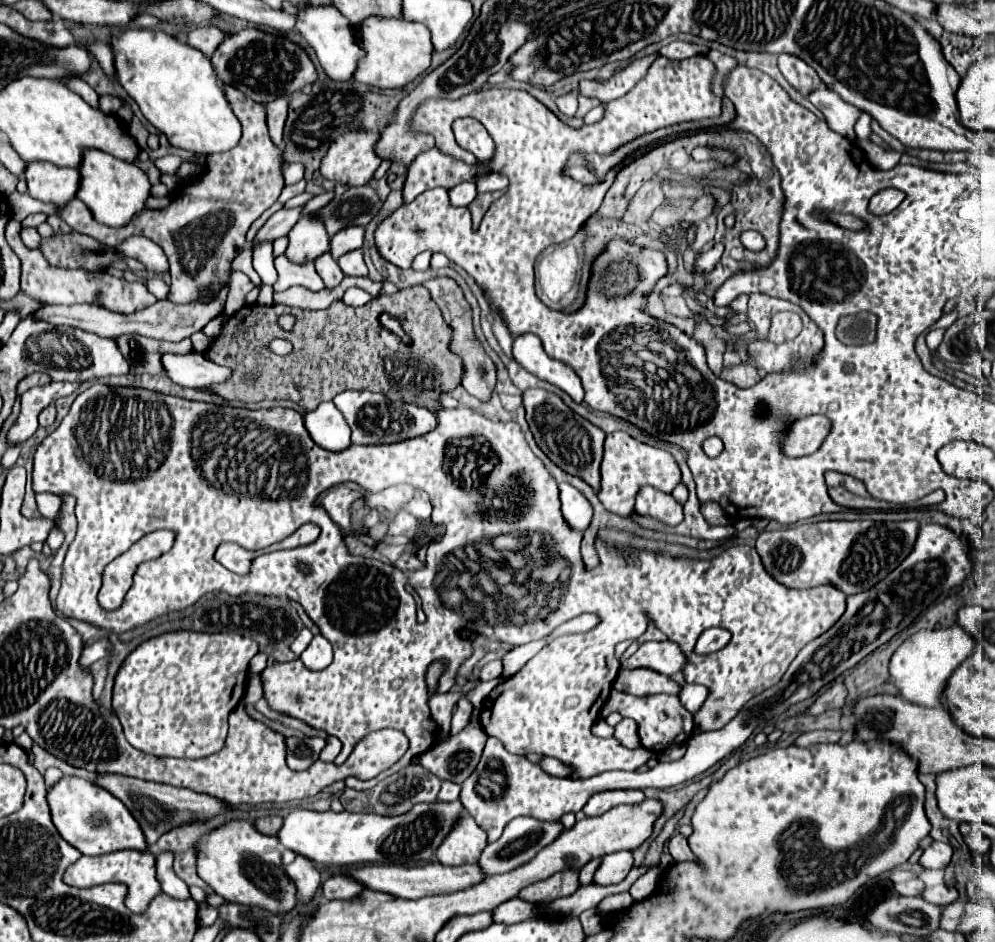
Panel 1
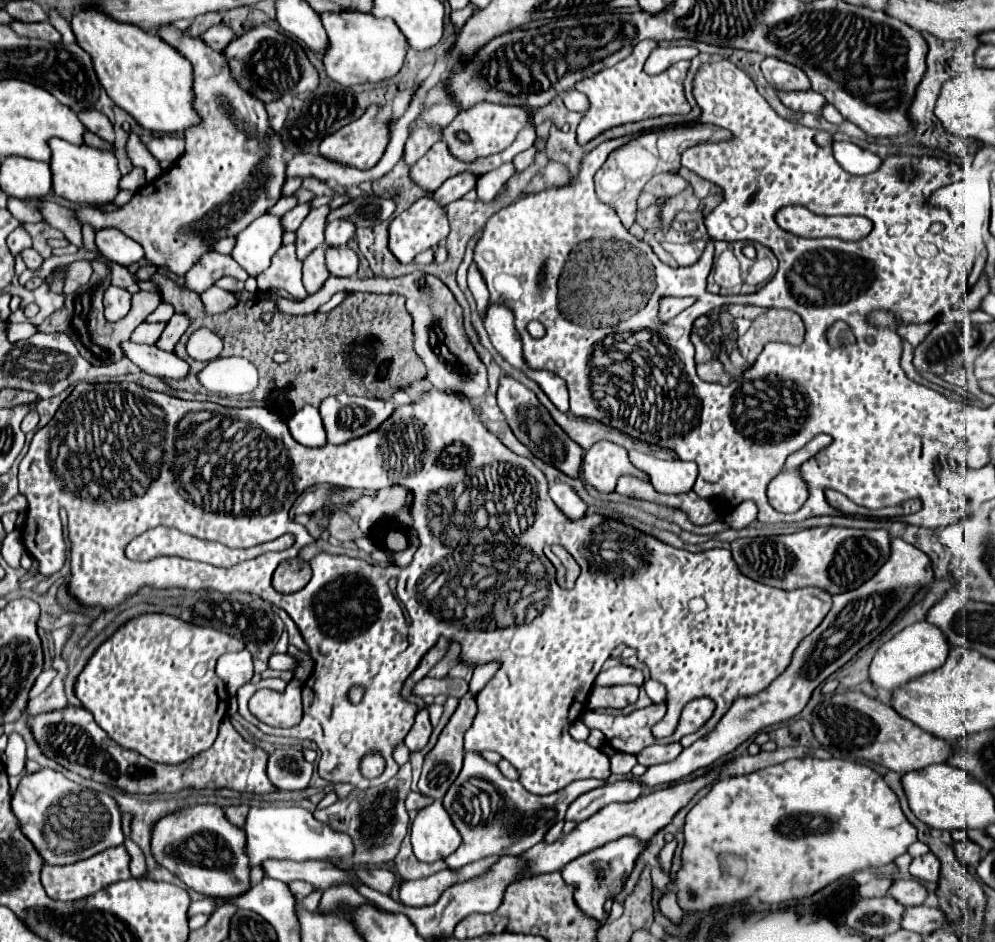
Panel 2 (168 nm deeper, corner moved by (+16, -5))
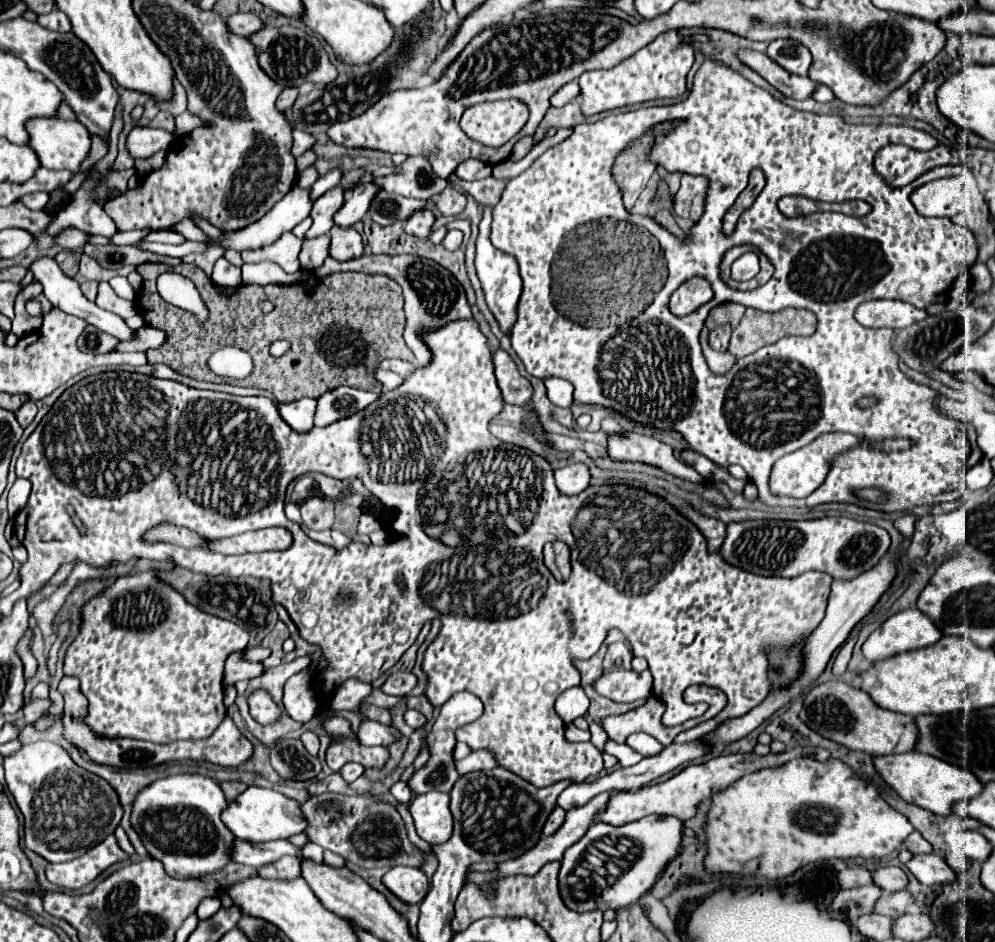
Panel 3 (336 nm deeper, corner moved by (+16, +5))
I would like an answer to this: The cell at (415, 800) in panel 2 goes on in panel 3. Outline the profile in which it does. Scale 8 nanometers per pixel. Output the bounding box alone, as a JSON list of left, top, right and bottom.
[390,782,410,804]

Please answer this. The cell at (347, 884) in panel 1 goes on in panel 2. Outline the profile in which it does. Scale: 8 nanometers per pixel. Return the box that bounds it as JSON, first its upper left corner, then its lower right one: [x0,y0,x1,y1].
[288,882,314,902]

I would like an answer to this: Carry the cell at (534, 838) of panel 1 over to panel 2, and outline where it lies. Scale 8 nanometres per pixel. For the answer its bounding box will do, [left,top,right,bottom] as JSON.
[400,858,498,906]

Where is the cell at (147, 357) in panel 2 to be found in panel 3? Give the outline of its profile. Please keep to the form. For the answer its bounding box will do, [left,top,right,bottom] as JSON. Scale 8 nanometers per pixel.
[30,256,136,342]

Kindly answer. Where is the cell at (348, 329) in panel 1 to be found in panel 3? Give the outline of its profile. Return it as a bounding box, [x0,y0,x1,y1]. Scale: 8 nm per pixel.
[136,262,414,402]

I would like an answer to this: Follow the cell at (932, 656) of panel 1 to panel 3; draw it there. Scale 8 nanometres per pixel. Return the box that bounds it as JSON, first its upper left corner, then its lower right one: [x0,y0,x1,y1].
[862,608,942,662]

